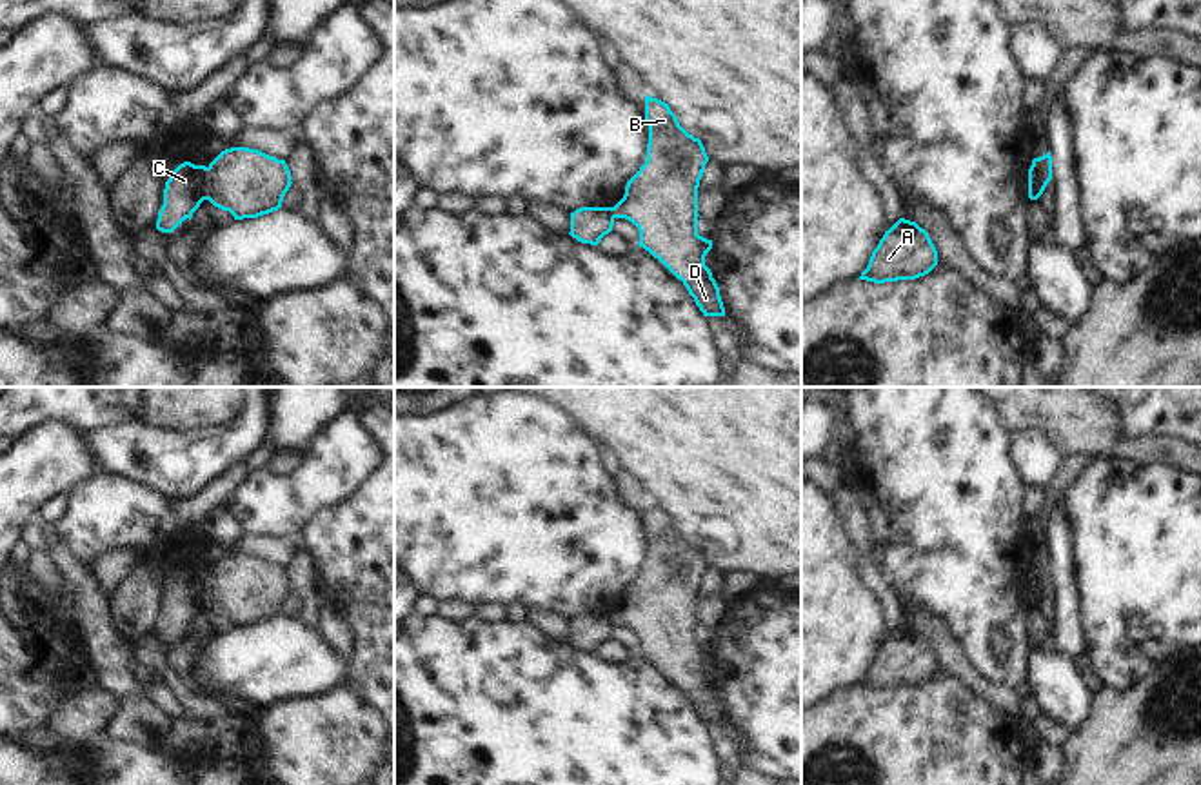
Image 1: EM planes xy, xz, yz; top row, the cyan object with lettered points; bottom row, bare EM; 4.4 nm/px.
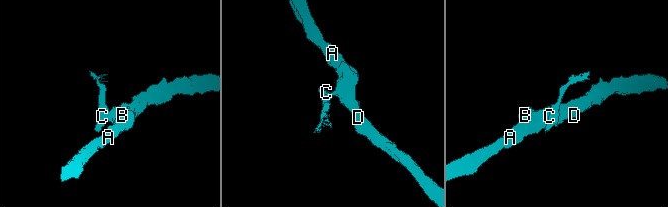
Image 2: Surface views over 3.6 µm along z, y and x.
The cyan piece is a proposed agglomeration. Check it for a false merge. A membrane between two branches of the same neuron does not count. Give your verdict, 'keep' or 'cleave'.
cleave

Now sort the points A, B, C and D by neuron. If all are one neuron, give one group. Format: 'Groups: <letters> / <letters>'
Groups: A B D / C.

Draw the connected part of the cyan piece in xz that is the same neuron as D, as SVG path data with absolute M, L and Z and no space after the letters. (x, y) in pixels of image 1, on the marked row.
M645 96L649 124L647 160L627 182L614 218L632 222L640 247L658 258L678 280L703 316L725 316L720 287L705 265L712 240L698 234L698 187L709 156L689 134L669 104Z

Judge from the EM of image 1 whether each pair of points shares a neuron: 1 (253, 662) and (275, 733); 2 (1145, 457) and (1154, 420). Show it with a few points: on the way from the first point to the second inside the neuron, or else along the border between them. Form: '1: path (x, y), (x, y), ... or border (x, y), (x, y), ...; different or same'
1: border (309, 698), (284, 700), (271, 707), (257, 709); different
2: border (1181, 437), (1145, 435), (1123, 440); different

